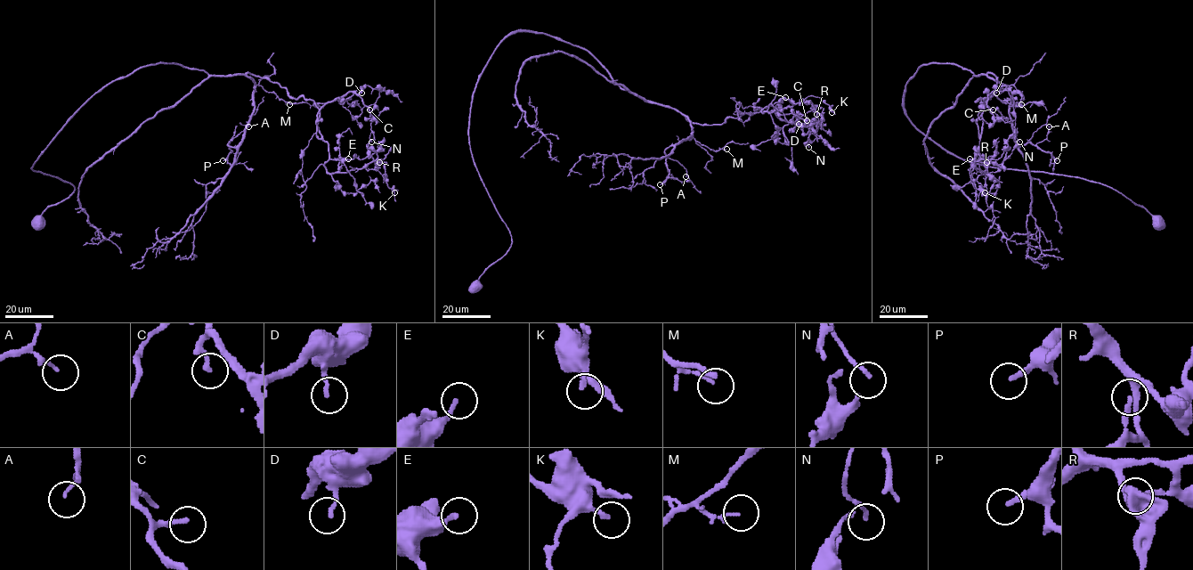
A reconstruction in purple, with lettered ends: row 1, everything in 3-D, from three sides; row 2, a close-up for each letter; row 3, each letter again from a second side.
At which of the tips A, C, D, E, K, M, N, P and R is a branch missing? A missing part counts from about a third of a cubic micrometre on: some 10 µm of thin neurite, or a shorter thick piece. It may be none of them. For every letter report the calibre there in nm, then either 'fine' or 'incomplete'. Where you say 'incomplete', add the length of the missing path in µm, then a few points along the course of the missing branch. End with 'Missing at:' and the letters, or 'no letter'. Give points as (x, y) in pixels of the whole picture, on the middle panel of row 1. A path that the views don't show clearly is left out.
A: 100 nm | fine
C: 200 nm | fine
D: 170 nm | fine
E: 180 nm | fine
K: 180 nm | fine
M: 120 nm | fine
N: 150 nm | fine
P: 200 nm | incomplete | 9 µm
R: 180 nm | fine
Missing at: P

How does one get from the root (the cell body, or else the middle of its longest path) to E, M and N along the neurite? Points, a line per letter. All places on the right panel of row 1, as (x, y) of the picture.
E: (1158, 222), (1099, 183), (947, 152), (904, 108), (921, 66), (996, 78), (979, 158), (969, 158)
M: (1158, 222), (1099, 183), (947, 152), (912, 123), (904, 92), (921, 66), (954, 63), (1013, 85), (1021, 104)
N: (1158, 222), (1099, 183), (947, 152), (906, 83), (991, 73), (982, 108), (1005, 85), (1019, 142)

